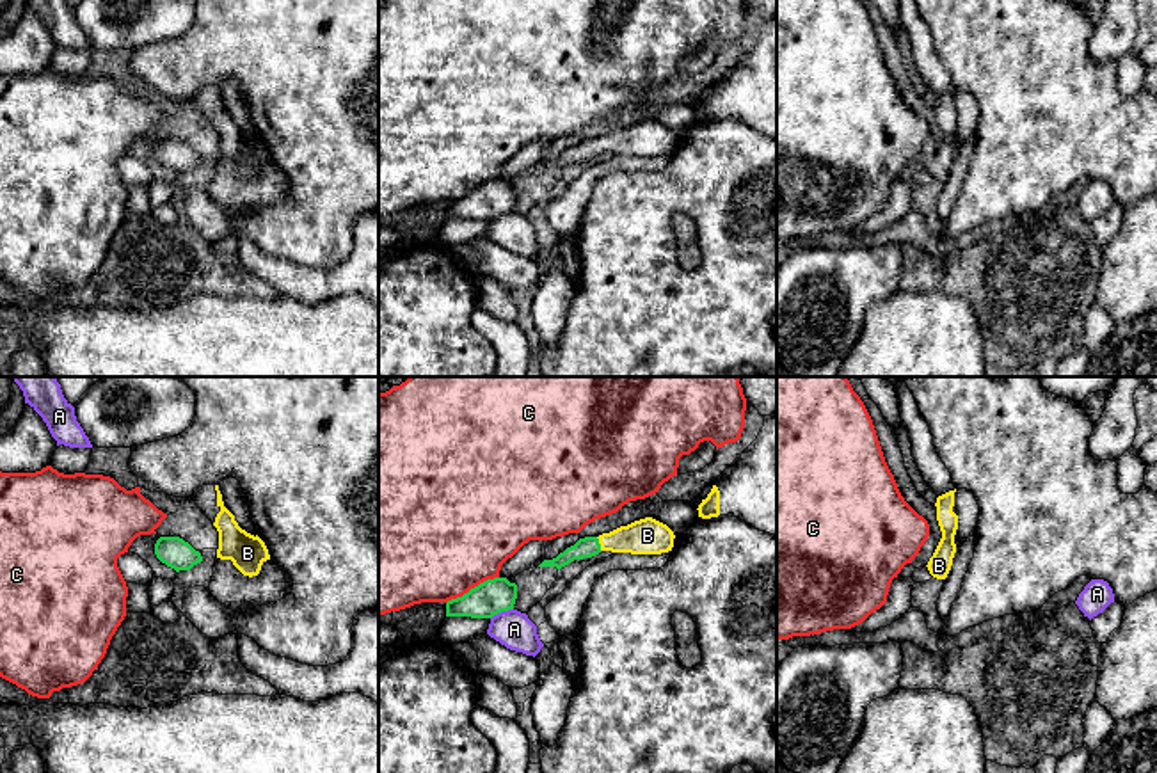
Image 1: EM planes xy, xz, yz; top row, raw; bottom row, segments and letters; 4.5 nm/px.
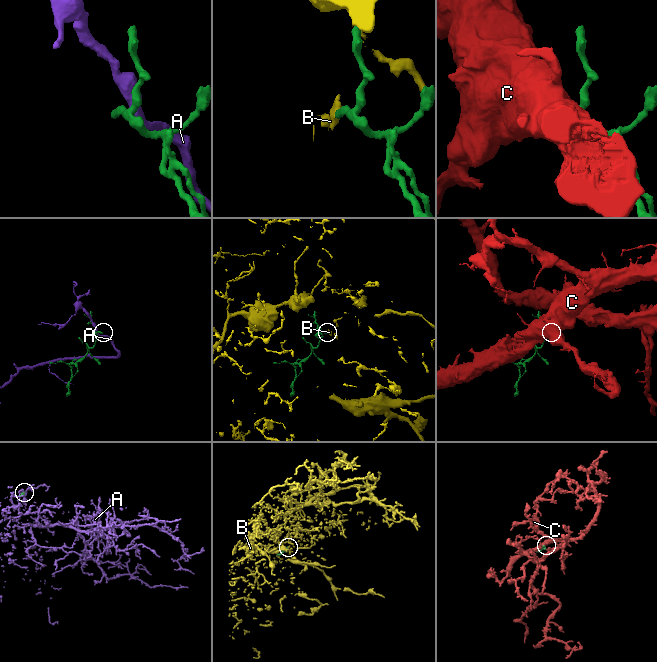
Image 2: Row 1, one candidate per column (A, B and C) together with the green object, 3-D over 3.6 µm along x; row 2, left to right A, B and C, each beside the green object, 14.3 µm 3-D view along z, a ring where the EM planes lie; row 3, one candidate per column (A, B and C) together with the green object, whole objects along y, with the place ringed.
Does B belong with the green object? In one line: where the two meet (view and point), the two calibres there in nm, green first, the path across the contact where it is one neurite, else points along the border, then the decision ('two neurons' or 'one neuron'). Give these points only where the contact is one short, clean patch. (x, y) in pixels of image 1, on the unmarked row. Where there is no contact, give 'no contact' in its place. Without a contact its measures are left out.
contact xz (599, 146); calibres 100 and 160 nm; way xz (585, 150), (599, 146), (647, 137); one neuron

